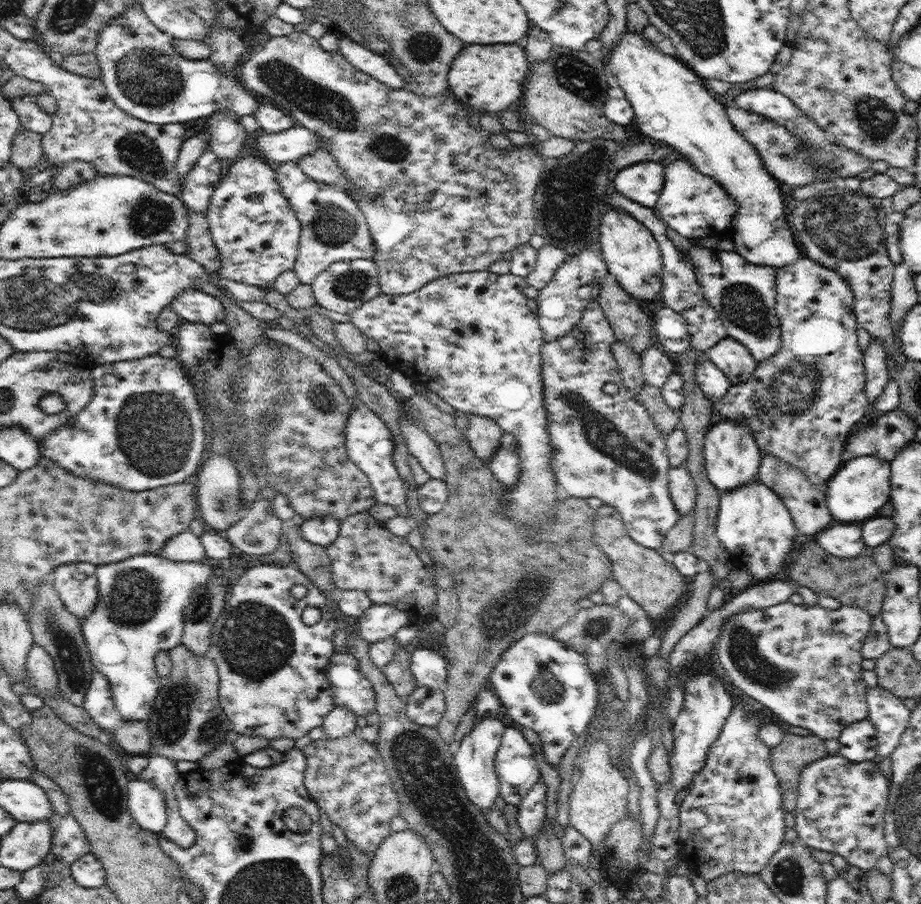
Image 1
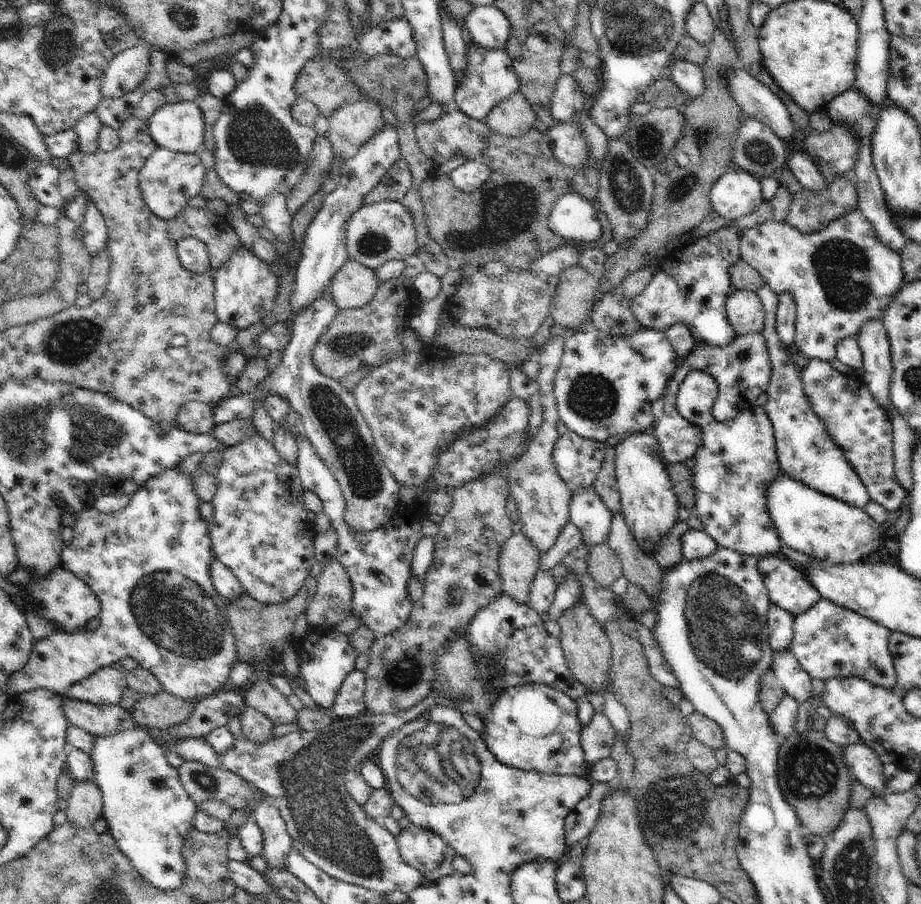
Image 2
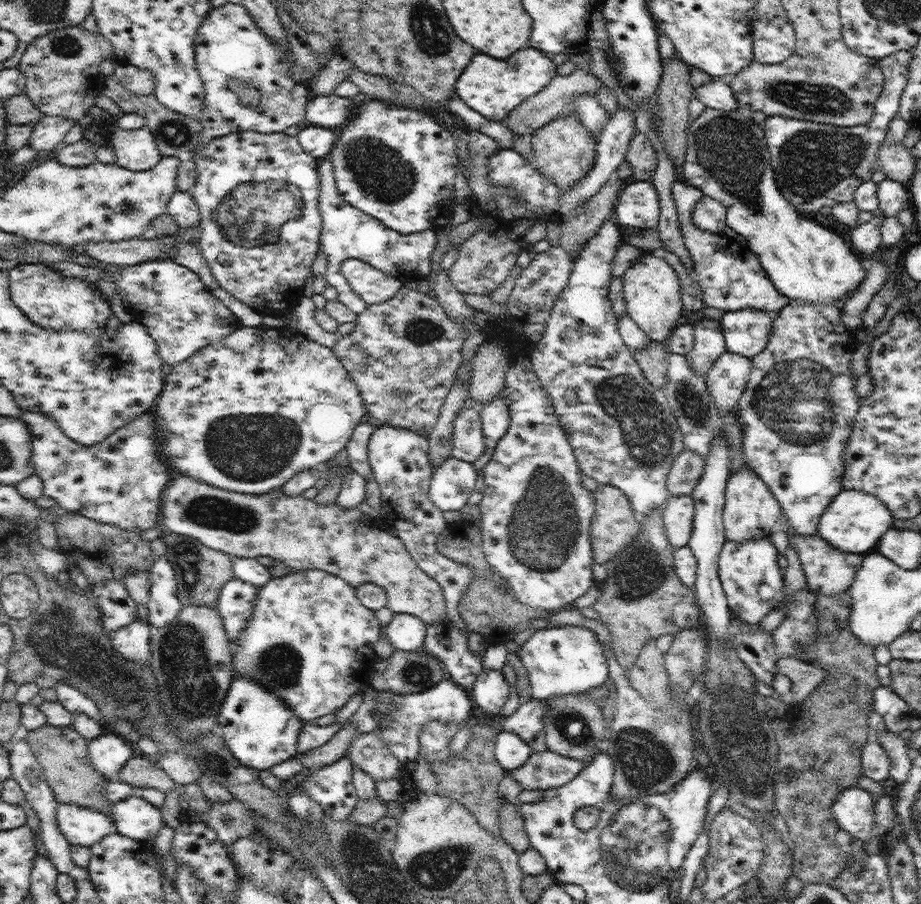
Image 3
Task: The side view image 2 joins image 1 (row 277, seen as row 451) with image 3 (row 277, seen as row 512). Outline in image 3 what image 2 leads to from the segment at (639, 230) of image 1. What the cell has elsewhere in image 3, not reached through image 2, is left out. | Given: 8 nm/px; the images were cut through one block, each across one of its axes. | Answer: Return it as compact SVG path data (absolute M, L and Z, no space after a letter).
M640 250L640 259L632 265L623 278L623 296L626 313L651 338L652 341L666 342L682 318L682 288L677 273L668 265L663 254Z

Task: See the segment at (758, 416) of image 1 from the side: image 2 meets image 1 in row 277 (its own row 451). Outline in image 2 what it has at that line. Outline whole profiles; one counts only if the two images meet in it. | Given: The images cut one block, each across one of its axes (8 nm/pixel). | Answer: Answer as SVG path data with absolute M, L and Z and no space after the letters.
M768 283L764 284L757 293L765 310L763 335L767 340L768 356L772 365L770 382L766 390L768 400L763 407L773 426L780 469L786 473L786 476L803 482L814 490L819 490L824 496L832 496L836 500L842 500L846 504L862 509L870 501L867 488L844 456L842 448L828 434L826 424L812 410L804 392L802 370L795 366L792 358L788 356L788 347L784 348L780 344L780 338L776 334L775 320L779 294L772 292Z

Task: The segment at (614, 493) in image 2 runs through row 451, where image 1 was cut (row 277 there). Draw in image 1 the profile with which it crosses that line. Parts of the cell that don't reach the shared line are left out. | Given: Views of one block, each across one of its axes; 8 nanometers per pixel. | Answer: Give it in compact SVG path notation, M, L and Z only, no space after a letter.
M608 274L604 278L598 302L618 342L634 348L638 356L655 344L651 315L644 313L636 299L619 286L614 276Z

